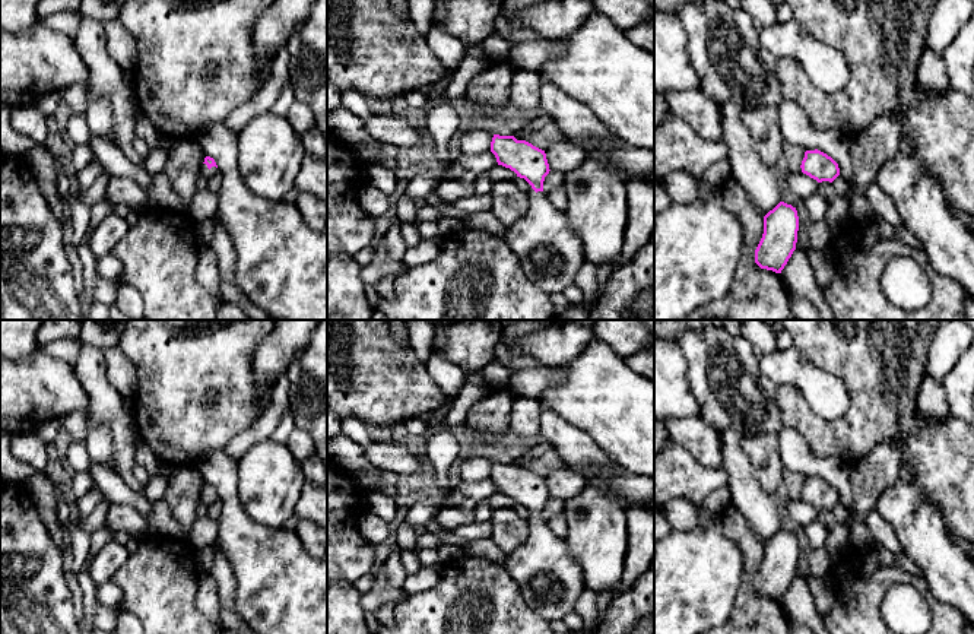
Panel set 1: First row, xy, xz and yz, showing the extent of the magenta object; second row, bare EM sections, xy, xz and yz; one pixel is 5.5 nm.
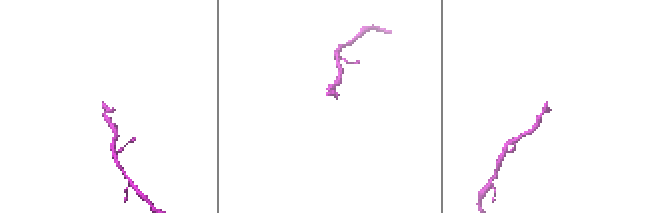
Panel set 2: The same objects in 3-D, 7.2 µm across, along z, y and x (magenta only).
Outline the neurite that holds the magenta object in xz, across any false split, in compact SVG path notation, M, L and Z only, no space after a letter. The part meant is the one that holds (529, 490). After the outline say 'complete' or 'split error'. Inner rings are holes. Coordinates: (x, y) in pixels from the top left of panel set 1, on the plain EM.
M494 462L491 479L498 492L510 495L532 513L529 536L507 554L504 568L537 615L549 622L564 619L574 611L586 584L567 541L556 536L543 519L551 498L545 478L514 463Z | split error

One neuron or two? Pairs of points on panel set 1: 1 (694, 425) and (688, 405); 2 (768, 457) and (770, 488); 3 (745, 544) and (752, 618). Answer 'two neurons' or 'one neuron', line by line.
1: two neurons
2: one neuron
3: one neuron

